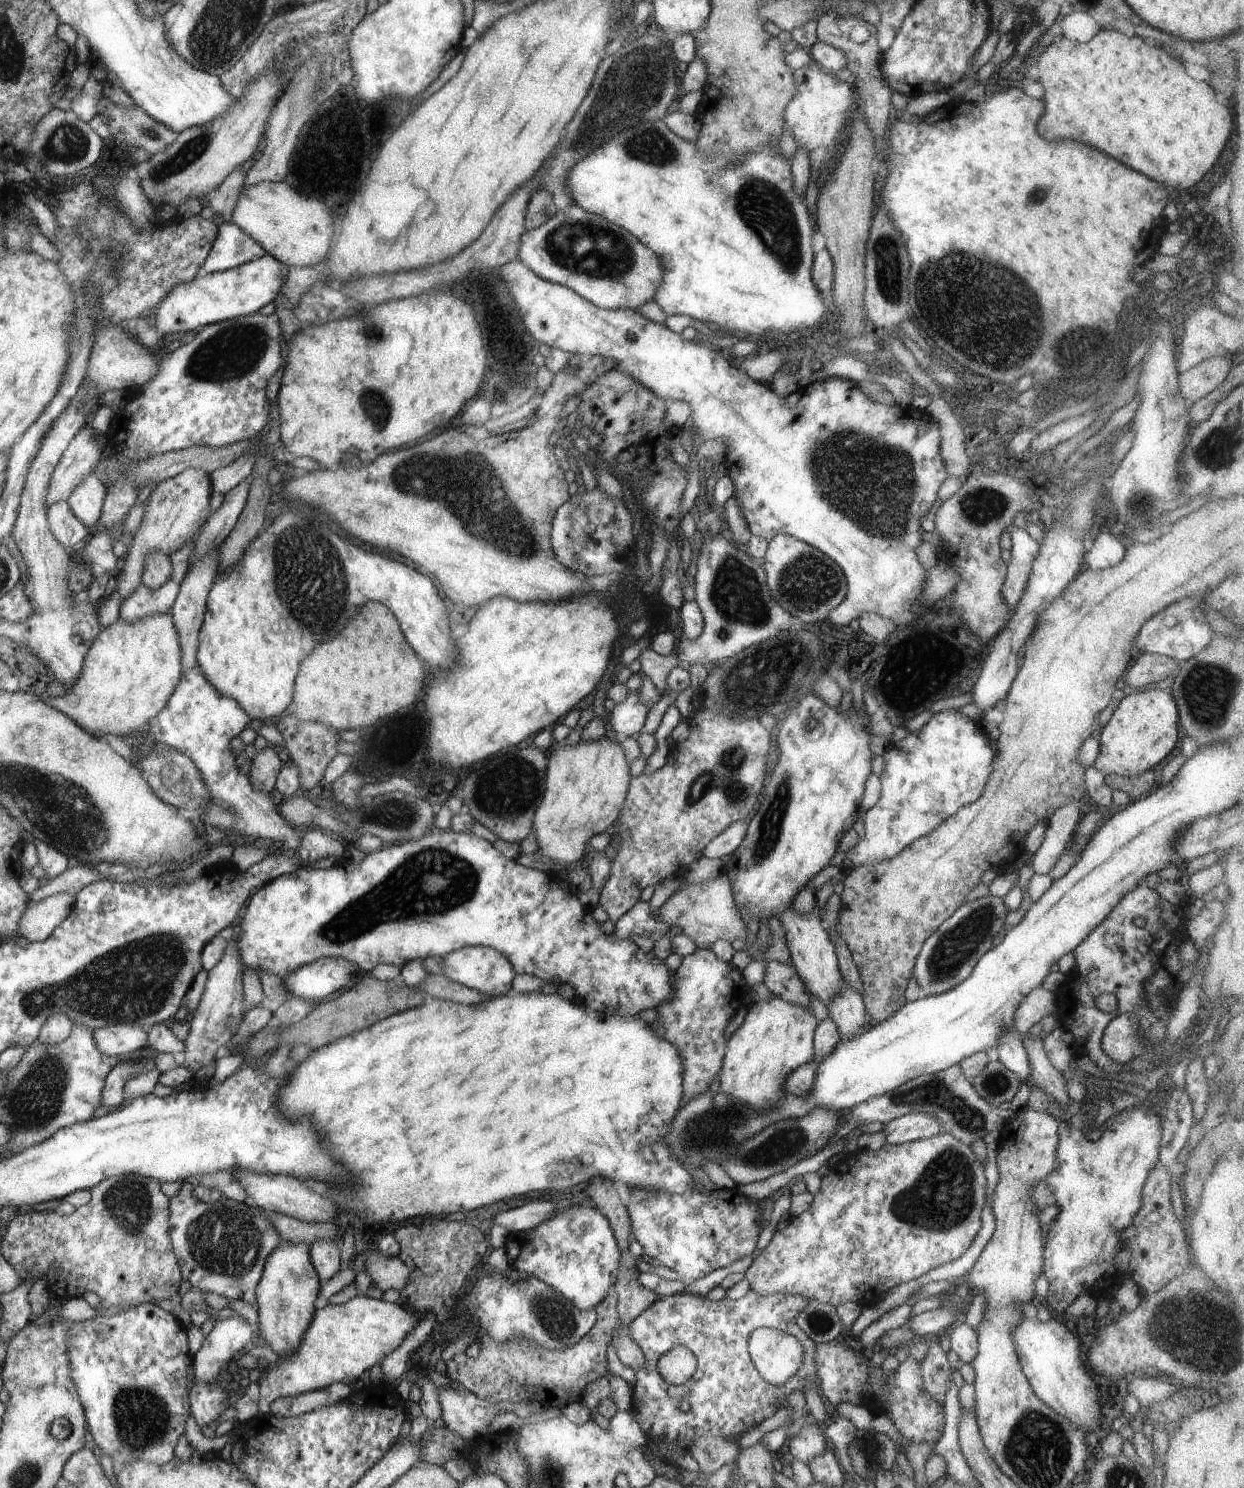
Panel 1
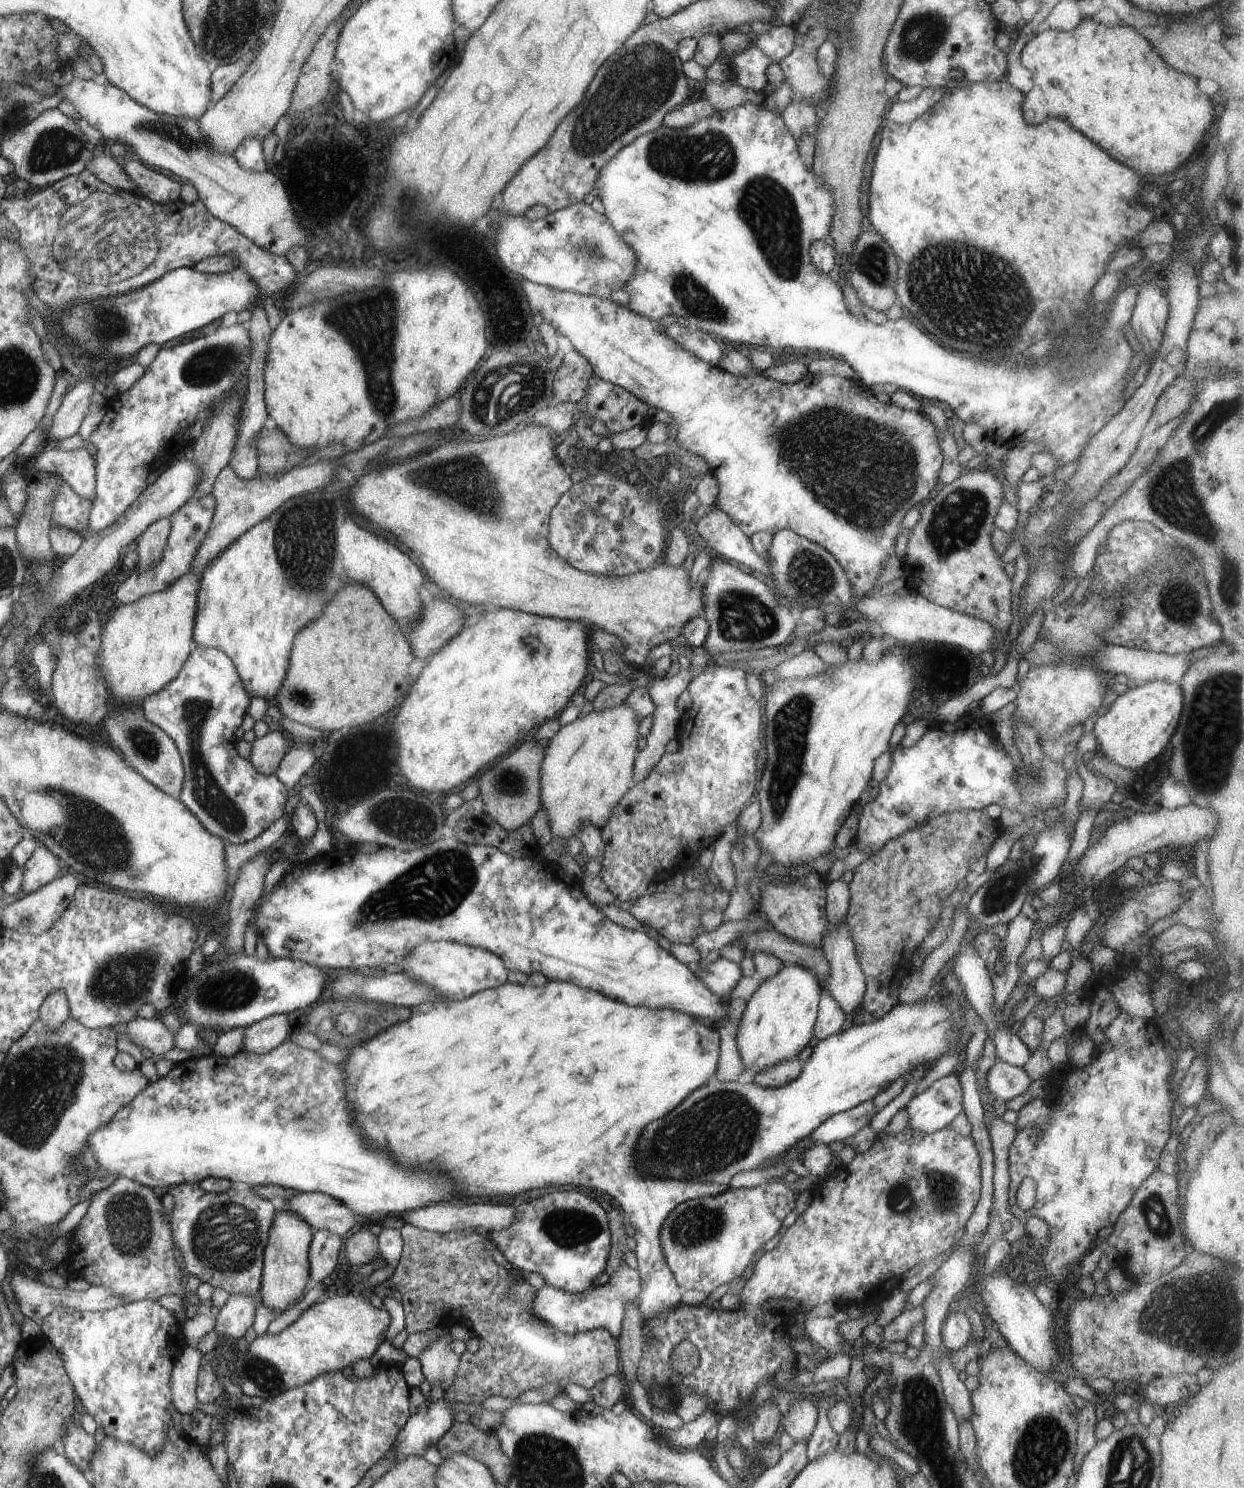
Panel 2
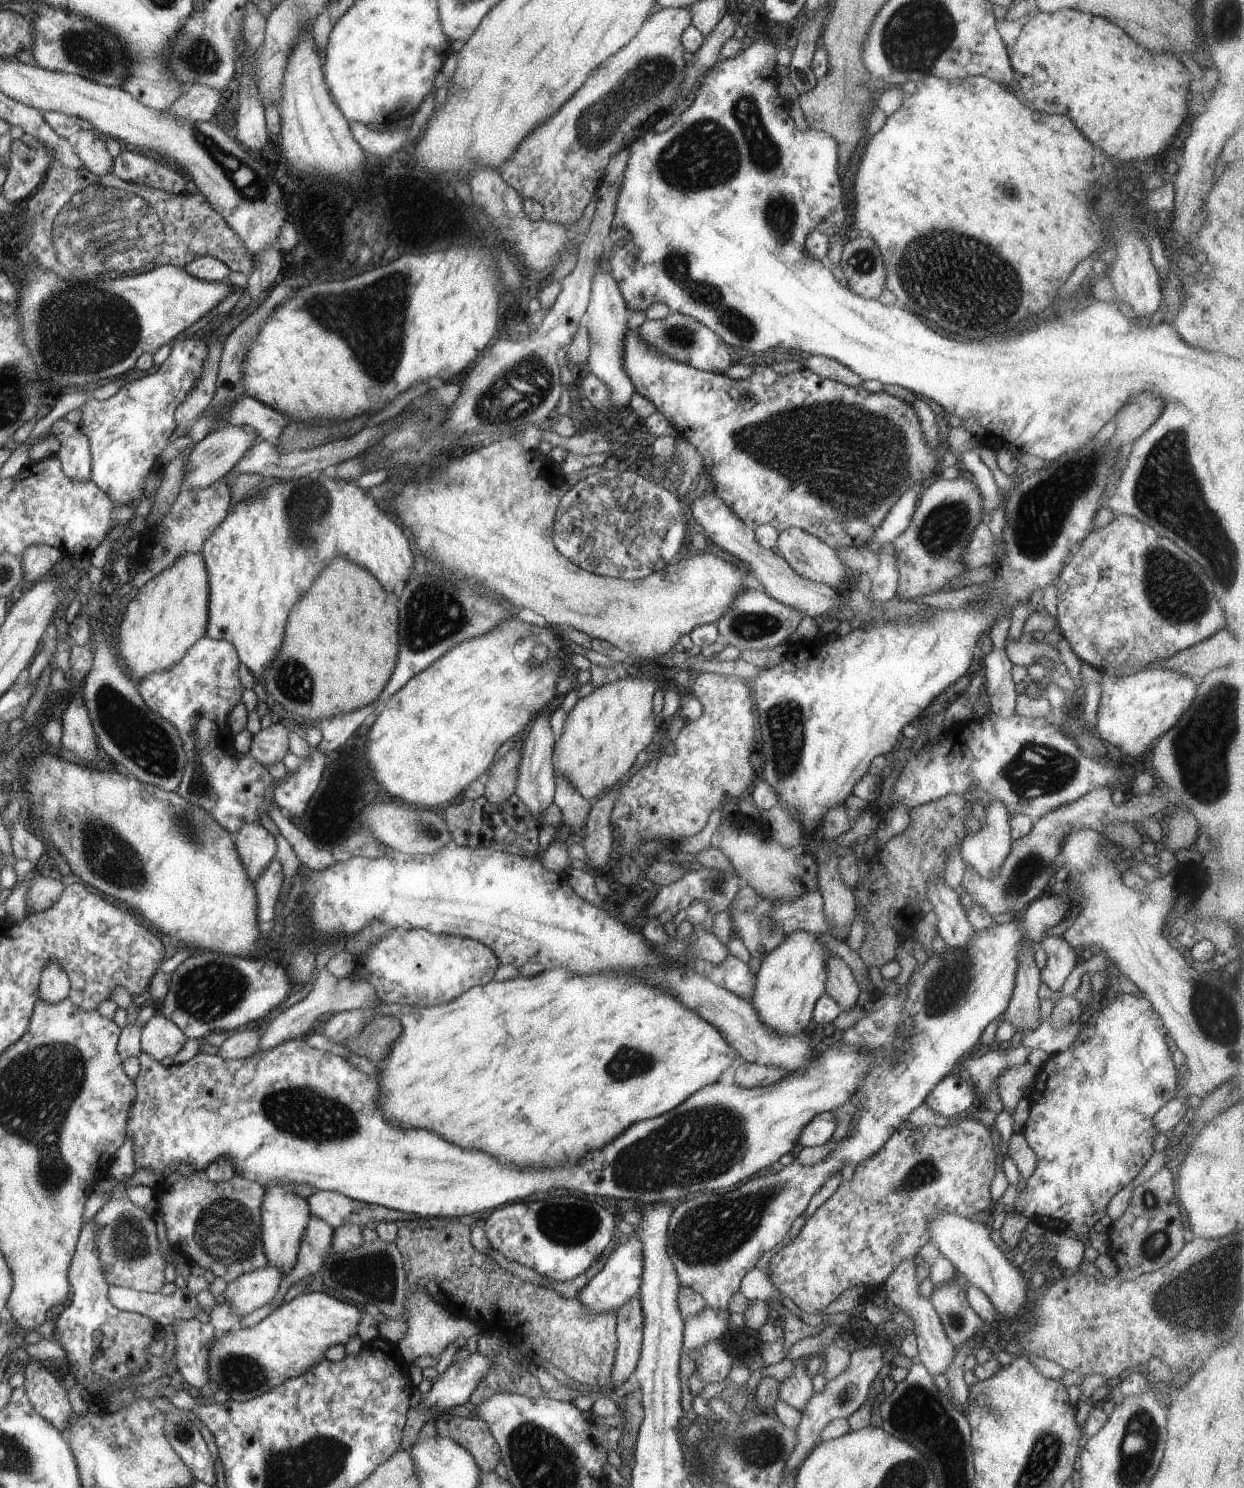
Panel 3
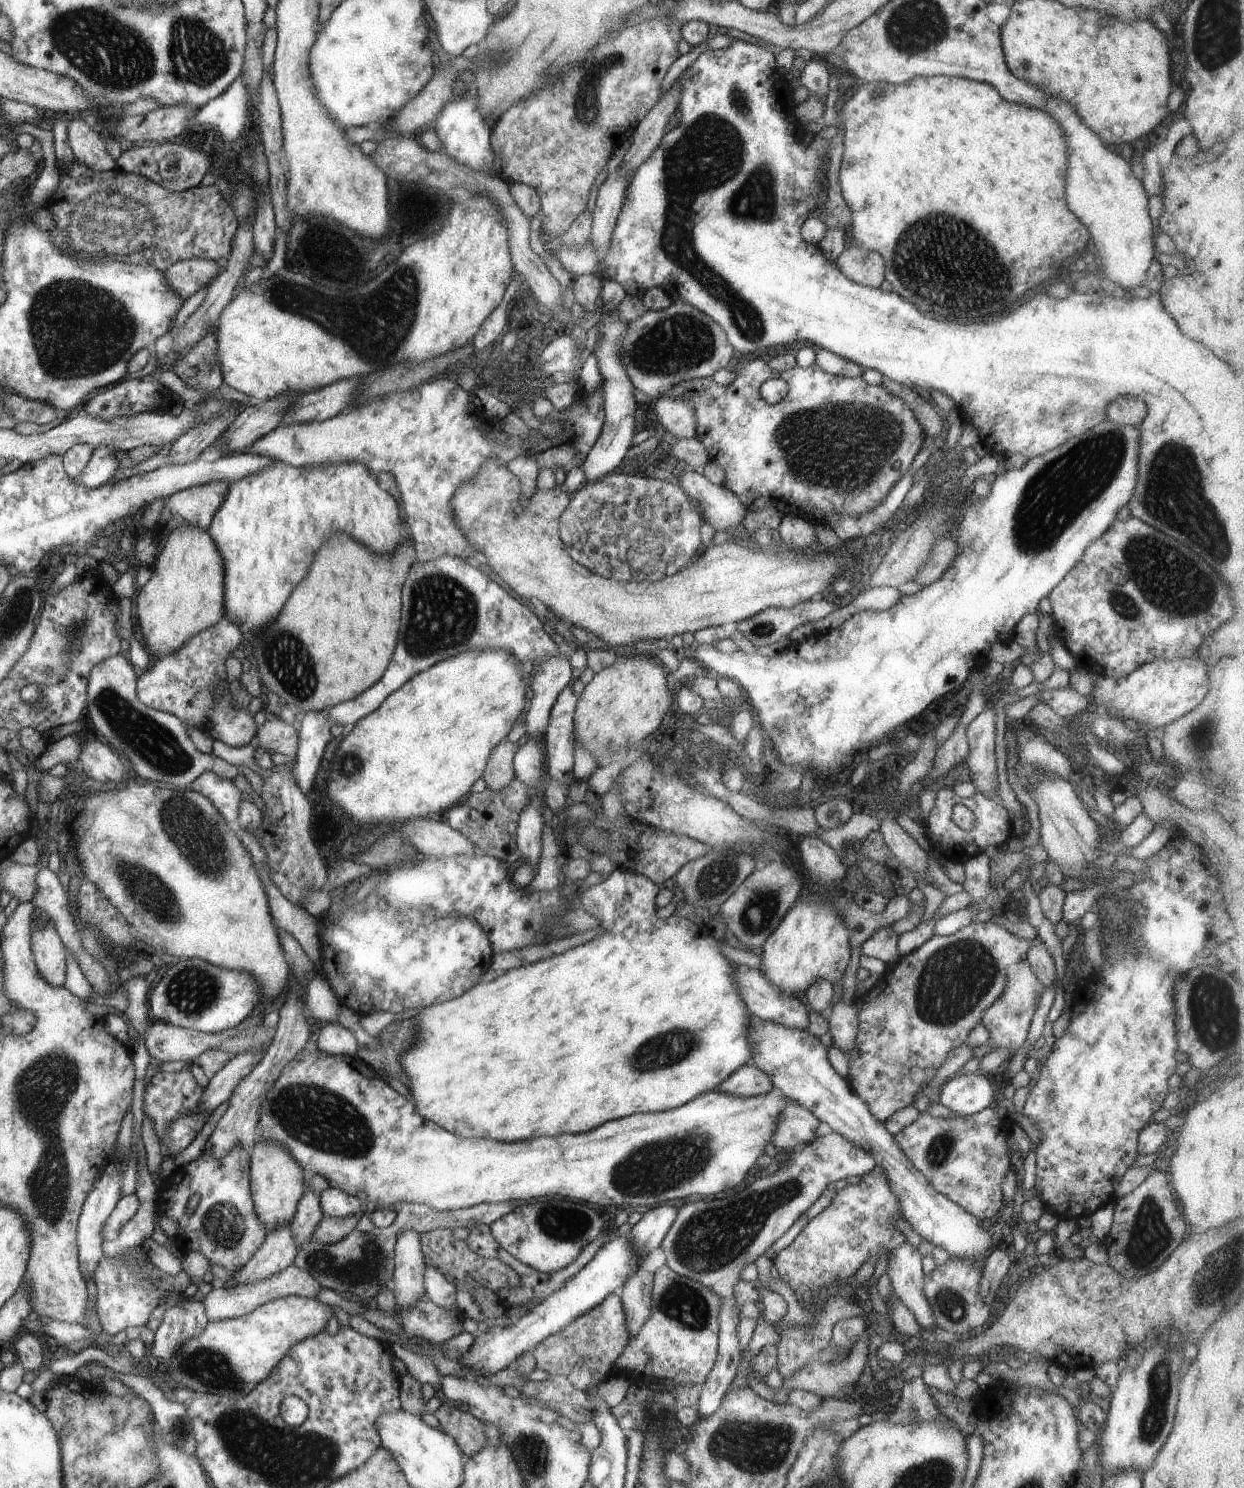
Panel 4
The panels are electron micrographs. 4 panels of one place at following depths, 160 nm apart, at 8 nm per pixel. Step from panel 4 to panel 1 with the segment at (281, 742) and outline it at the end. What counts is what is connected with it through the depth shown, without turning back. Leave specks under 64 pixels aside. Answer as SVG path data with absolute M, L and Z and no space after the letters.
M268 745L252 759L249 776L252 786L263 793L275 793L275 782L287 760L279 748Z

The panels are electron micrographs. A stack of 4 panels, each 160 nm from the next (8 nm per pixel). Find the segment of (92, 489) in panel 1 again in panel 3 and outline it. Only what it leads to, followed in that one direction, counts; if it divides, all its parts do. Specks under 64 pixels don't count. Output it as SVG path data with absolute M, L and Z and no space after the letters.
M60 421L56 426L61 442L56 454L64 467L64 473L76 482L91 480L91 448L89 438L77 423Z

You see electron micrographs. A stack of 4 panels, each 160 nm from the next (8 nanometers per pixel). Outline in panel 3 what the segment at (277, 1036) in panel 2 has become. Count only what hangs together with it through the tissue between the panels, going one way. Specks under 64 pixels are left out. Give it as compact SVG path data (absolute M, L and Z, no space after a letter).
M261 1025L234 1032L219 1046L217 1054L223 1059L247 1059L259 1050L261 1032Z

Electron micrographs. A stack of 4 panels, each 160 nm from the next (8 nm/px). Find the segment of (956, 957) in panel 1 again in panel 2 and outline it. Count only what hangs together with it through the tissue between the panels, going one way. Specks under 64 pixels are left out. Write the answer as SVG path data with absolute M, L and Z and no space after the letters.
M1063 815L1054 828L1046 828L1039 832L1037 841L1031 851L1022 852L1022 858L1016 863L1010 858L1000 865L990 880L987 880L972 895L968 903L968 912L975 922L976 928L970 928L962 937L961 944L972 943L978 934L983 933L986 926L994 924L1009 924L1012 922L1024 905L1026 894L1036 894L1042 887L1049 885L1052 881L1059 880L1062 864L1067 859L1070 850L1070 838L1066 833Z

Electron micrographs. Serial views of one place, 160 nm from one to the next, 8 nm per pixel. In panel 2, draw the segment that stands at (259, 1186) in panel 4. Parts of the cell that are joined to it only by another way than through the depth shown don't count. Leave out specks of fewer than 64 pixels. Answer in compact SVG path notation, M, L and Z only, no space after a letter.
M277 1211L275 1221L265 1248L265 1272L260 1290L261 1304L271 1308L274 1313L282 1314L302 1300L308 1282L308 1244L315 1230L299 1215L290 1211Z

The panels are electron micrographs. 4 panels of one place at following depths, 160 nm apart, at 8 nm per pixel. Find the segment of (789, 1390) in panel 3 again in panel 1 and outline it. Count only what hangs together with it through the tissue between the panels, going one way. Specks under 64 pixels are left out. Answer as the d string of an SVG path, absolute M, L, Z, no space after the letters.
M811 1418L804 1419L804 1427L786 1442L787 1457L808 1465L813 1458L820 1456L830 1446L825 1434L820 1434L818 1430L821 1425Z

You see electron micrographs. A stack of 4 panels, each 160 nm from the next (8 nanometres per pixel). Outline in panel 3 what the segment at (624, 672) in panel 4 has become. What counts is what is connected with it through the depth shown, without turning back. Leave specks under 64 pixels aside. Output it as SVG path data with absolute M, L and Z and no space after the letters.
M628 677L595 688L567 714L562 734L553 752L556 776L566 779L586 800L594 802L606 791L628 778L636 766L636 756L654 738L660 719L653 713L657 689L653 680Z

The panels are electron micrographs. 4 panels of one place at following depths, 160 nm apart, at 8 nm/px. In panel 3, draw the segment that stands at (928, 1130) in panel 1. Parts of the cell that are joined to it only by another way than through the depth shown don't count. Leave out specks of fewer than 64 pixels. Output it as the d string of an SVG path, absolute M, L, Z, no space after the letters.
M956 1072L944 1077L923 1102L936 1114L958 1118L973 1110L975 1088Z

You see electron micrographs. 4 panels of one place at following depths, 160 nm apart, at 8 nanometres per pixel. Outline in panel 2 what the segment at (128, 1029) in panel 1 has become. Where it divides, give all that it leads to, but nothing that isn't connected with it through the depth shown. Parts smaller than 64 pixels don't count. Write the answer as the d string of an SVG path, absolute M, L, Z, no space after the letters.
M132 1019L126 1025L126 1036L140 1048L148 1048L154 1057L174 1048L175 1035L161 1019Z

